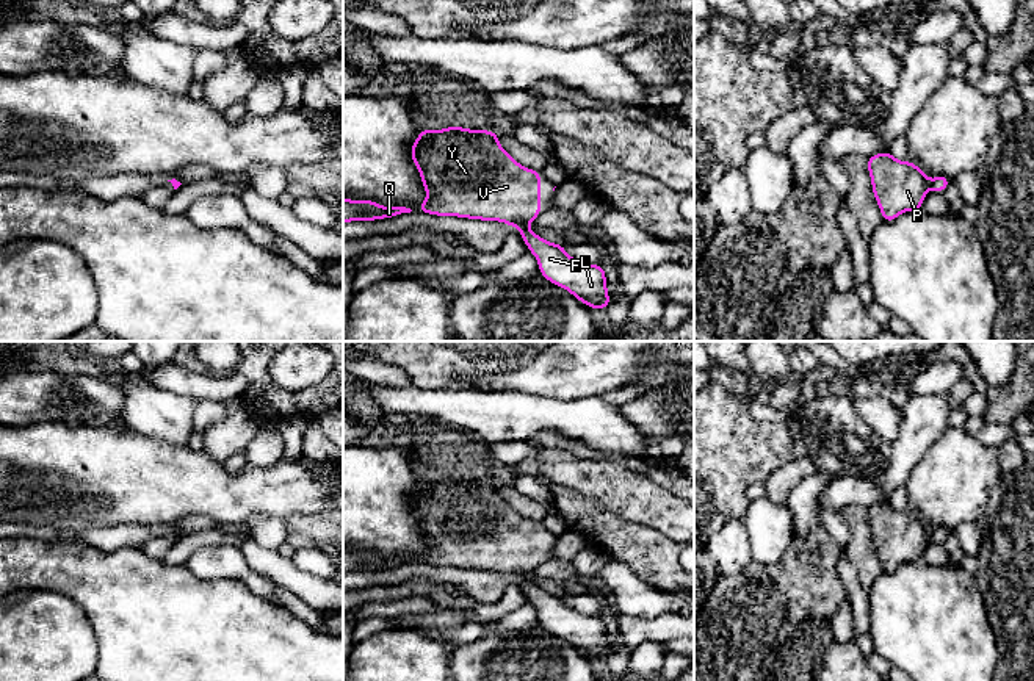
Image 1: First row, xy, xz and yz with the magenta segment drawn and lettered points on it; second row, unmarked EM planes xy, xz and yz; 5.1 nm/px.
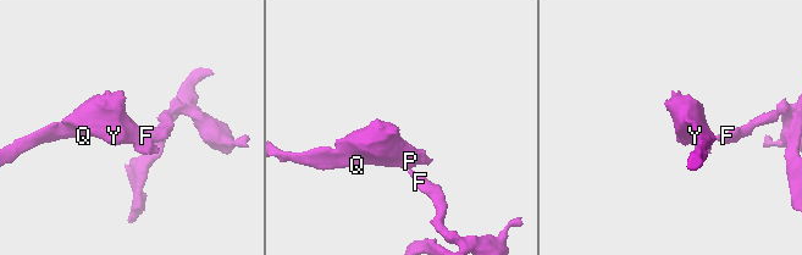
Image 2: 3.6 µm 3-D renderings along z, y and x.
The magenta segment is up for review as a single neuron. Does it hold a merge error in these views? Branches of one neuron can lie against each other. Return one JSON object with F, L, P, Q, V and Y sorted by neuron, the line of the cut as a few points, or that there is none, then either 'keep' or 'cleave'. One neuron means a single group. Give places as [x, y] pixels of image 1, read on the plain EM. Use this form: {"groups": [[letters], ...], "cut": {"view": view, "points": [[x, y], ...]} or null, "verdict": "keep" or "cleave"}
{"groups": [["F", "L"], ["P", "Q", "V", "Y"]], "cut": {"view": "xz", "points": [[527, 575], [520, 580]]}, "verdict": "cleave"}

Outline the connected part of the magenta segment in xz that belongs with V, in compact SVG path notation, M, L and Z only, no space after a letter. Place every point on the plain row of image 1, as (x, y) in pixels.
M446 477L420 481L410 507L418 518L426 551L418 562L506 573L509 578L530 576L540 562L540 521L517 513L498 493L497 482Z

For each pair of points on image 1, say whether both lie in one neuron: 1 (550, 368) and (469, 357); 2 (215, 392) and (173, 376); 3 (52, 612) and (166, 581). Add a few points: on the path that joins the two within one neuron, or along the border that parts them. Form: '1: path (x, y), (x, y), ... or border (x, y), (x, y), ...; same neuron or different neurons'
1: border (535, 357), (517, 368), (488, 374); different neurons
2: path (204, 385), (184, 382); same neuron
3: border (44, 590), (72, 598), (96, 637); different neurons

